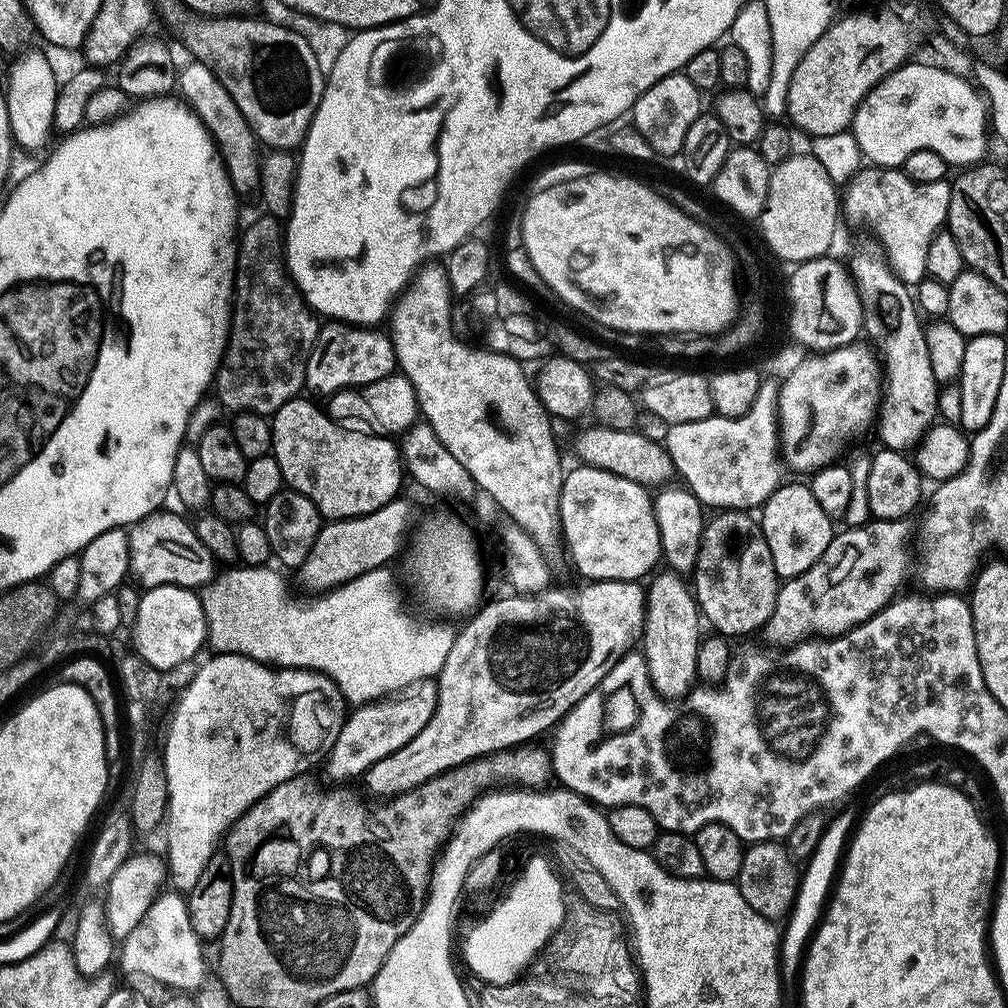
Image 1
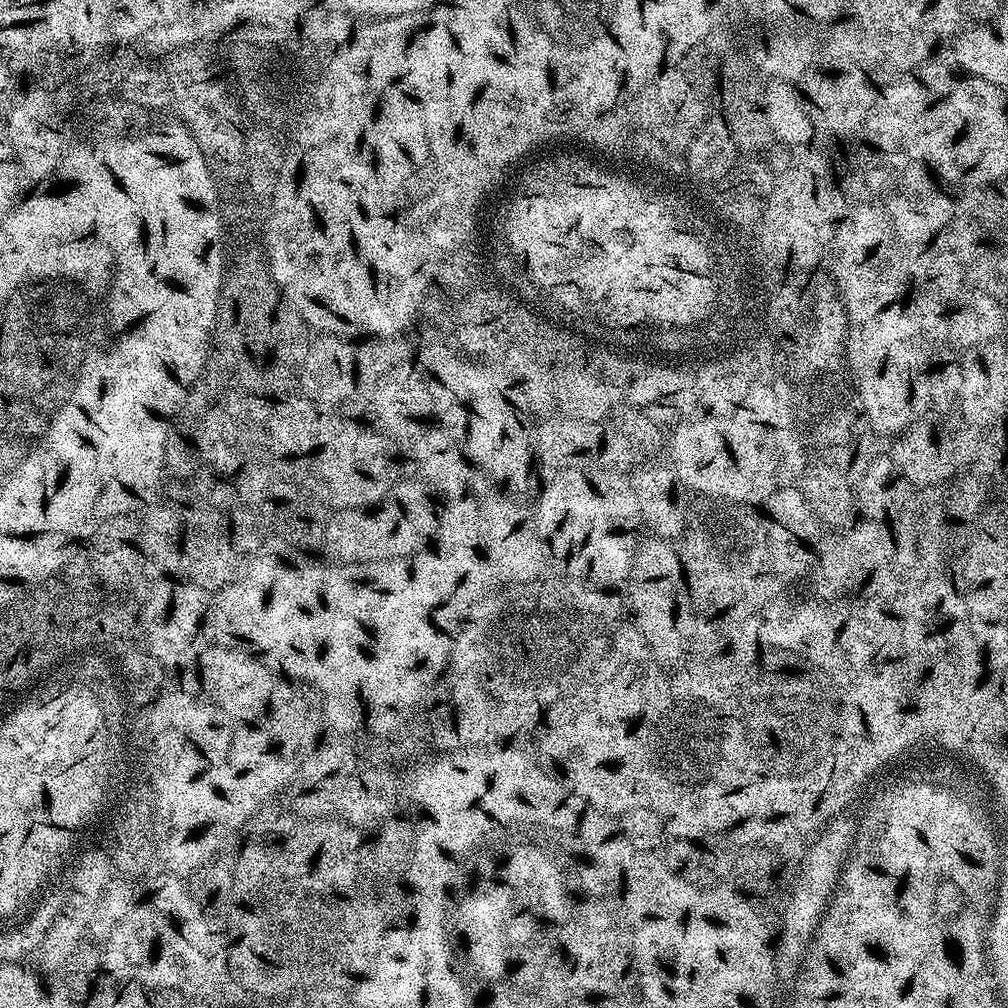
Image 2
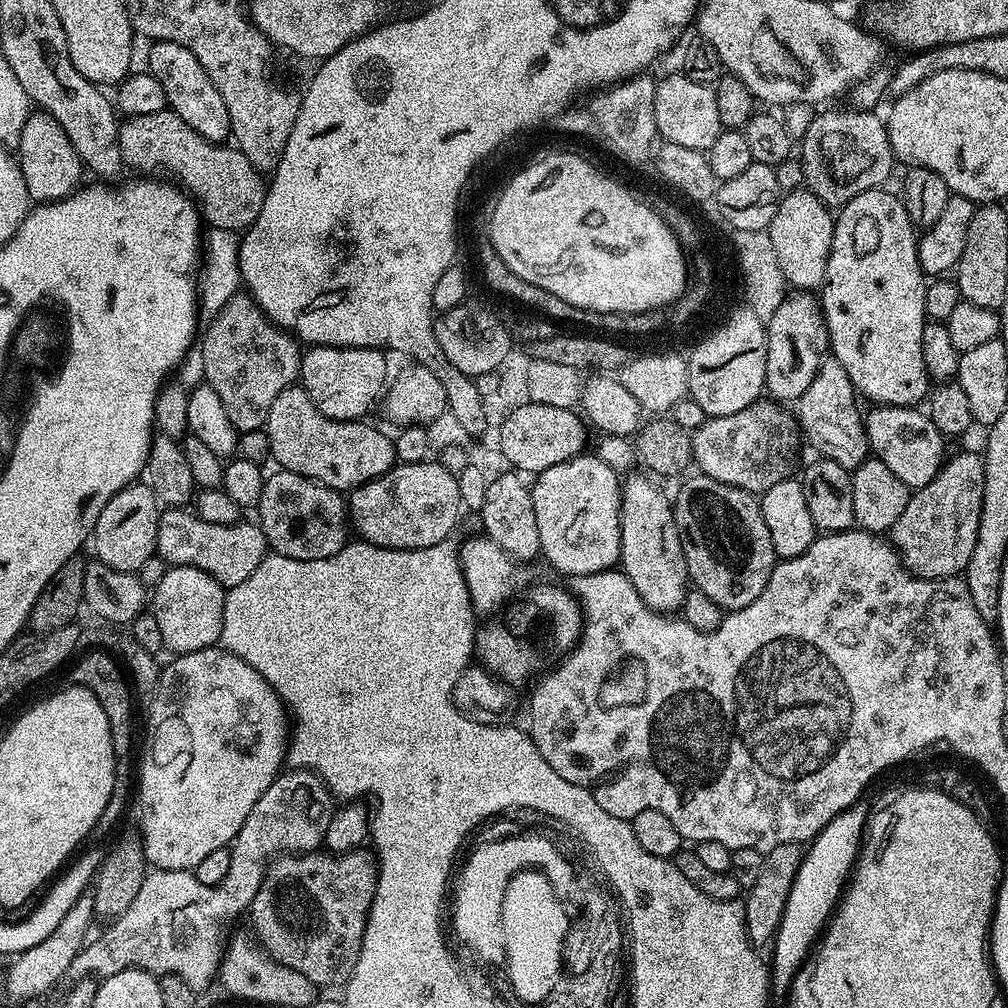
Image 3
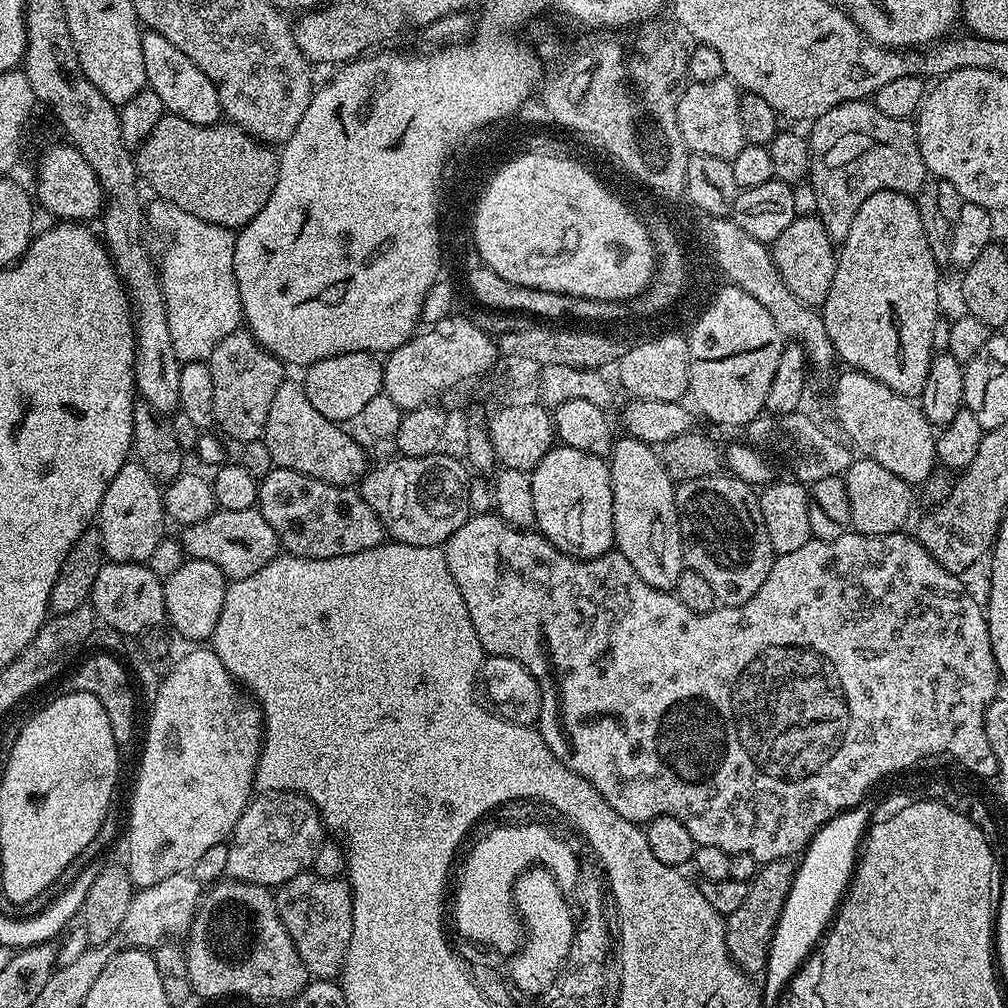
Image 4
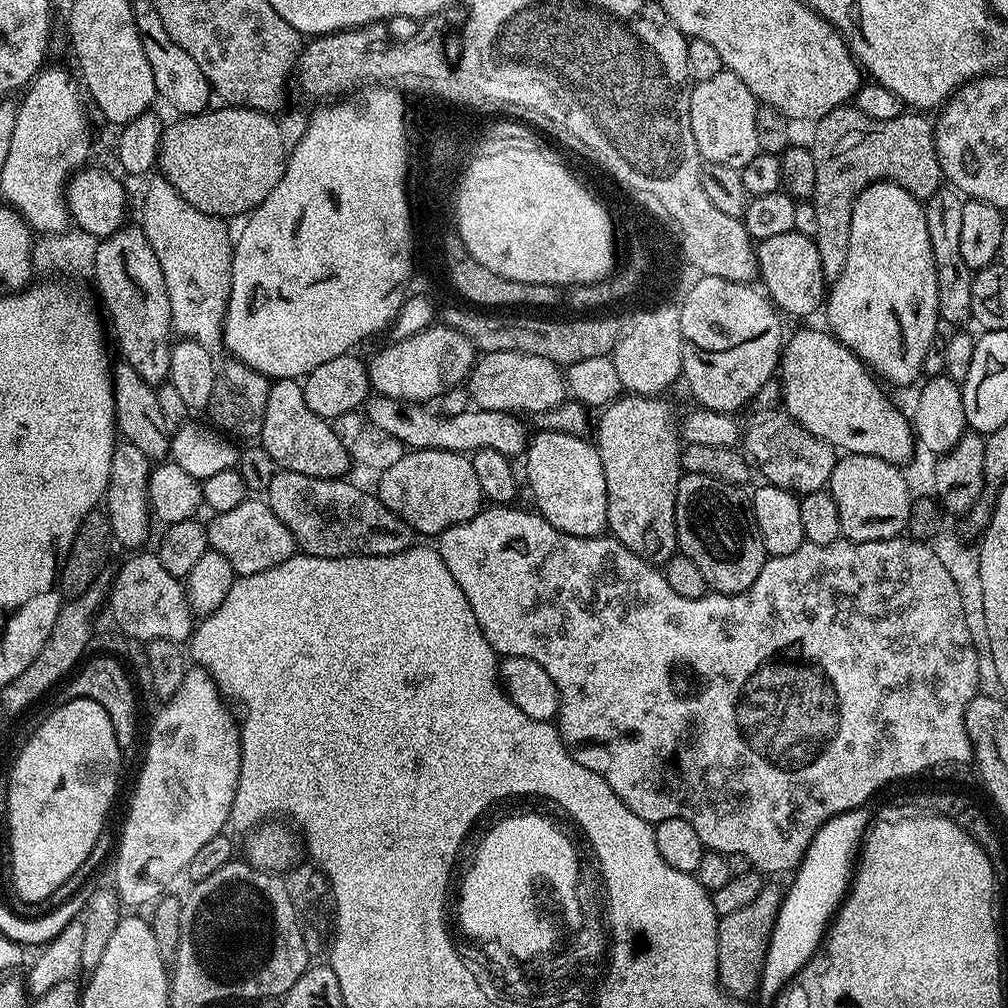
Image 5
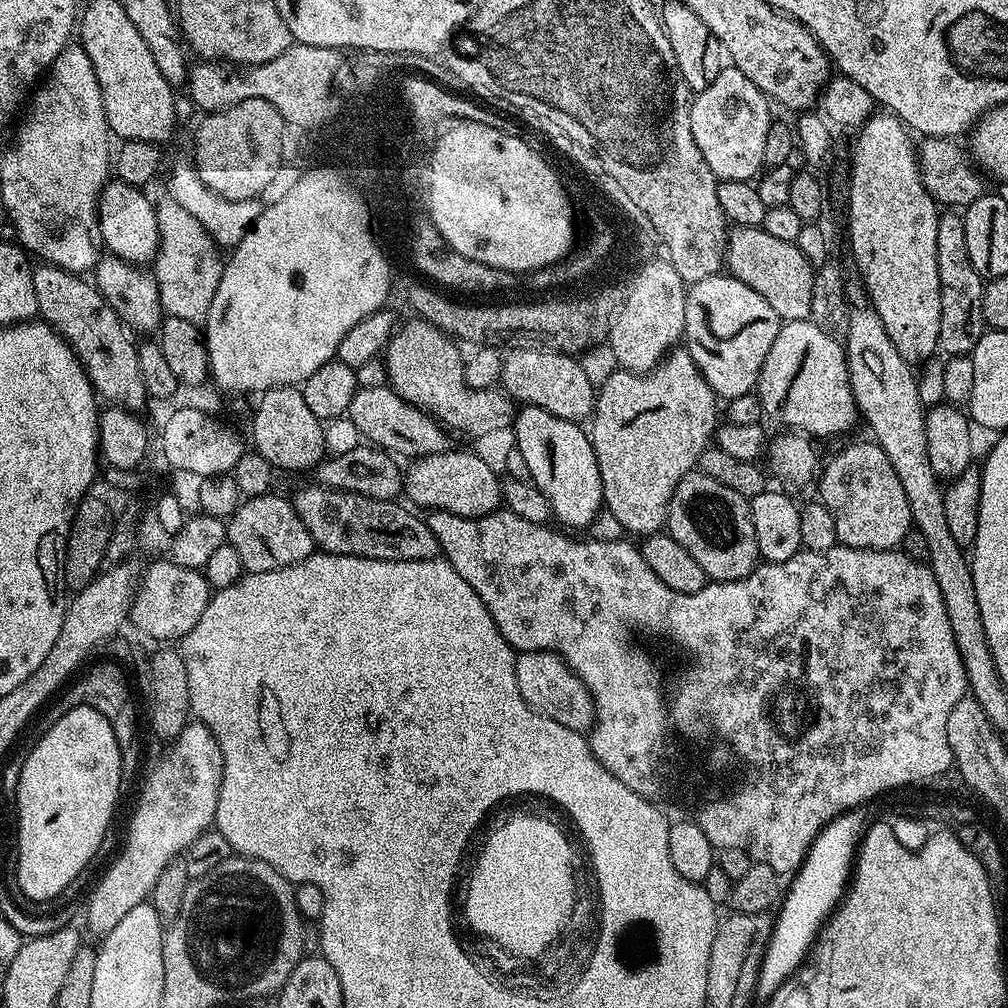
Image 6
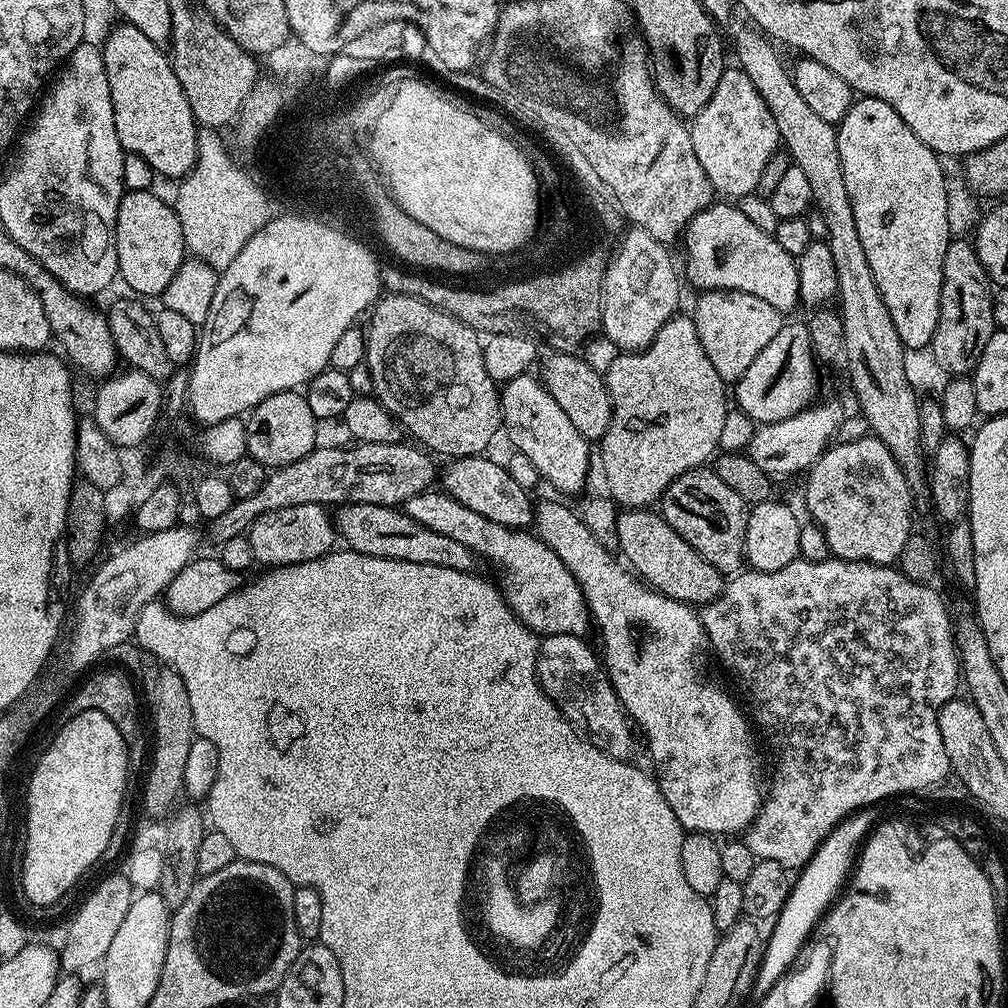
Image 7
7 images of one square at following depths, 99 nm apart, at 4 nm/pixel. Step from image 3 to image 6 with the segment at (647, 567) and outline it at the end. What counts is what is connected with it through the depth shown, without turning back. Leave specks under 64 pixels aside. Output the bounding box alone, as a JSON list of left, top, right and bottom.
[590,346,718,538]

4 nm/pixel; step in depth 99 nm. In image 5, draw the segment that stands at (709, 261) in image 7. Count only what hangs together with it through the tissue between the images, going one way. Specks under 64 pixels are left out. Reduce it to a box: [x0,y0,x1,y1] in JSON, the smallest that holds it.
[756,230,826,316]

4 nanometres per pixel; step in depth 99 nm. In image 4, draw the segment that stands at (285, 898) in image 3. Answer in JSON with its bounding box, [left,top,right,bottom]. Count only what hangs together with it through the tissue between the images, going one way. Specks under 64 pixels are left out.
[275,870,352,978]

